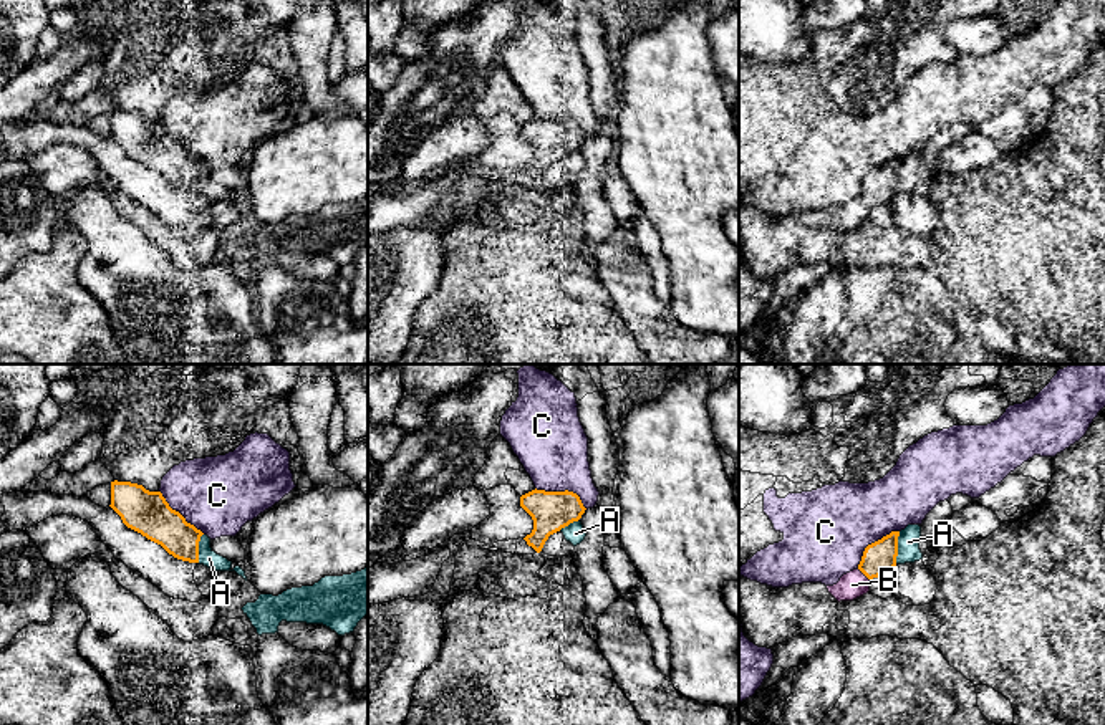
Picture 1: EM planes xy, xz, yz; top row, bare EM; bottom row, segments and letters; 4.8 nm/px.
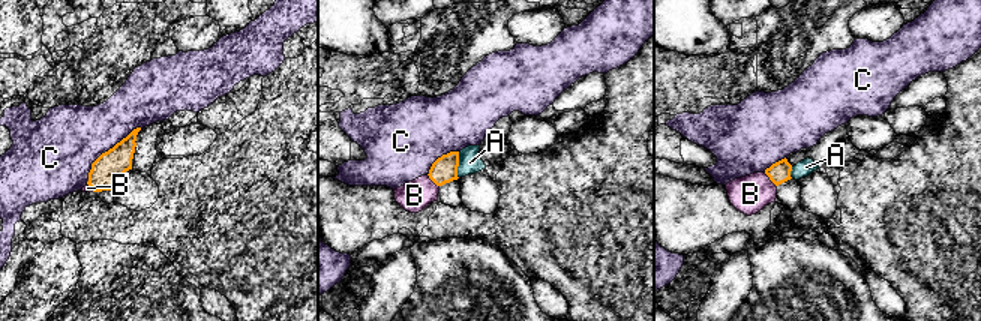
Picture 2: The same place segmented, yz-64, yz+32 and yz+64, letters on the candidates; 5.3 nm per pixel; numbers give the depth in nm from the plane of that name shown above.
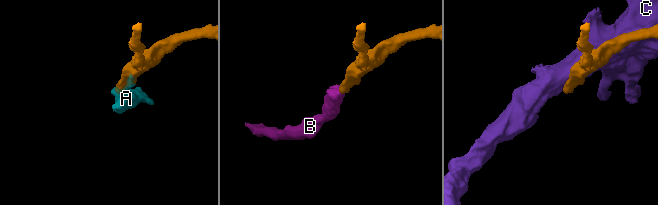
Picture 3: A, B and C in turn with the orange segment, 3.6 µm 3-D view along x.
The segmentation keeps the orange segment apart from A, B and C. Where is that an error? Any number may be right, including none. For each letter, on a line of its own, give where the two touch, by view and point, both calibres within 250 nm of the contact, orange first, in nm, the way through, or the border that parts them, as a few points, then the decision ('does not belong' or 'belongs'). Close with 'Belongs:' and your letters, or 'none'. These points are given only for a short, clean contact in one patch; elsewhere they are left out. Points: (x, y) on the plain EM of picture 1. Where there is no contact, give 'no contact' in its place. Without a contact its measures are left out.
A: contact yz (897, 177); calibres 160 and 110 nm; does not belong
B: contact yz (863, 202); calibres 160 and 130 nm; belongs
C: contact xz (565, 120); calibres 190 and 340 nm; does not belong
Belongs: B

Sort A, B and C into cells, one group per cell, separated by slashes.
A / B / C

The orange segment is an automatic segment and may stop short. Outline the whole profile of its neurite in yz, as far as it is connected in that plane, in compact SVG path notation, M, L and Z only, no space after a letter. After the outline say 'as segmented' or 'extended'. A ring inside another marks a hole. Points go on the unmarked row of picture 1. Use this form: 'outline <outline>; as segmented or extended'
outline M891 161L881 169L868 174L856 199L843 204L828 222L840 230L853 230L870 220L870 210L891 204L896 195L900 161Z; extended

